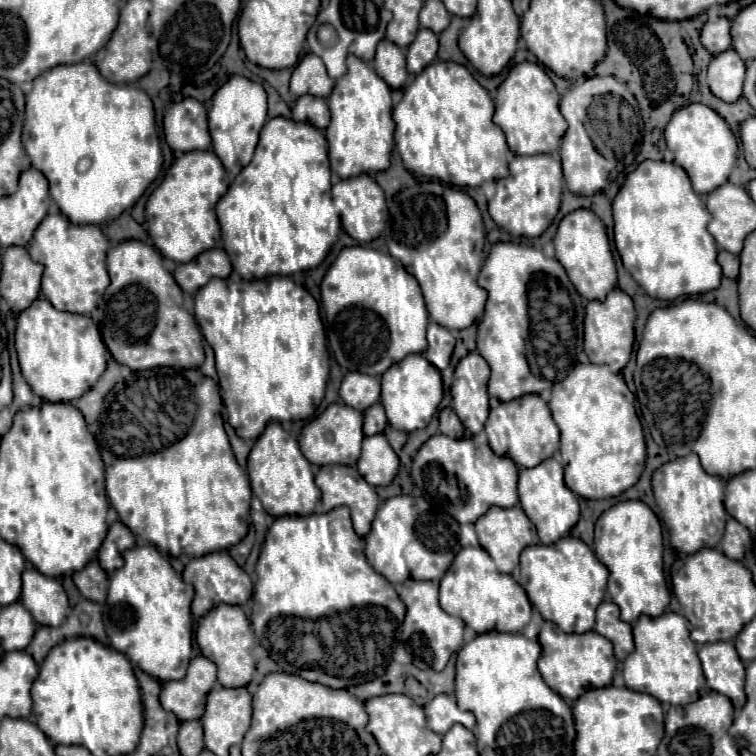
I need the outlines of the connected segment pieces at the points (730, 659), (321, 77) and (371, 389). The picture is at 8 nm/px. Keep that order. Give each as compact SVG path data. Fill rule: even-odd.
M713 642L699 648L699 660L707 686L729 696L737 710L745 704L745 664L737 656L733 642Z
M305 54L291 74L289 90L295 96L313 94L319 98L327 98L329 92L333 90L333 84L335 80L329 78L323 60L315 54Z
M363 372L345 374L341 388L339 388L339 396L343 398L343 402L359 412L363 412L365 408L379 402L379 394L381 394L379 378L365 376Z

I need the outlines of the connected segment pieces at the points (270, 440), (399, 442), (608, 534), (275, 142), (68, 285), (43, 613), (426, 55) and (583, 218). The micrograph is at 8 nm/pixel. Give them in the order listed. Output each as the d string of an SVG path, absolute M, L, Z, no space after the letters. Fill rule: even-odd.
M277 422L267 424L265 432L257 438L247 458L247 472L253 494L261 500L265 512L269 512L271 516L311 514L321 498L321 492L315 490L313 484L313 470L309 460L305 460L305 456L301 454L297 440Z
M387 426L387 428L383 430L383 434L387 436L387 440L389 440L389 444L391 444L391 448L393 448L395 452L399 452L399 450L403 448L405 440L407 440L407 434L401 432L401 430L397 430L397 428L393 428L393 426Z
M641 500L617 502L595 524L595 554L609 568L609 594L621 608L621 620L633 622L641 614L661 616L671 594L663 574L663 534L655 512Z
M283 116L267 120L259 134L253 160L235 176L225 196L217 202L215 212L223 232L223 248L231 258L233 270L243 280L257 280L273 274L289 276L319 266L341 230L339 212L331 200L331 170L323 132L313 128L313 124L301 124Z
M47 214L45 220L41 220L41 224L37 226L37 232L33 234L33 240L27 246L31 258L43 266L43 296L57 310L75 314L89 314L97 306L105 288L109 286L105 266L107 248L109 242L101 226L69 224L69 220L65 220L63 214Z
M35 568L23 572L21 602L43 626L59 626L69 610L63 584L55 578L39 574Z
M419 30L413 44L407 48L407 68L413 74L419 74L427 64L437 56L437 34L429 30Z
M579 208L563 216L557 234L553 238L553 244L555 244L557 260L561 262L569 280L573 280L573 286L577 288L577 292L581 292L585 300L603 300L615 288L617 272L611 256L609 238L603 222L591 210Z

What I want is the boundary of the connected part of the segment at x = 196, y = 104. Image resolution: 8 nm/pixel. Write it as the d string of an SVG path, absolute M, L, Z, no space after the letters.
M183 98L181 102L173 102L165 112L163 132L165 132L167 144L177 154L191 152L191 150L197 150L197 148L207 150L211 146L211 136L209 136L209 130L207 130L207 108L195 98Z

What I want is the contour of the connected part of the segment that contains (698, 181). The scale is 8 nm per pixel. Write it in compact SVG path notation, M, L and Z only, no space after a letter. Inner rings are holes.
M699 102L679 108L671 116L665 128L665 142L675 156L675 164L681 166L691 178L693 190L697 194L709 194L721 184L725 184L737 160L737 140L729 124L715 110Z

